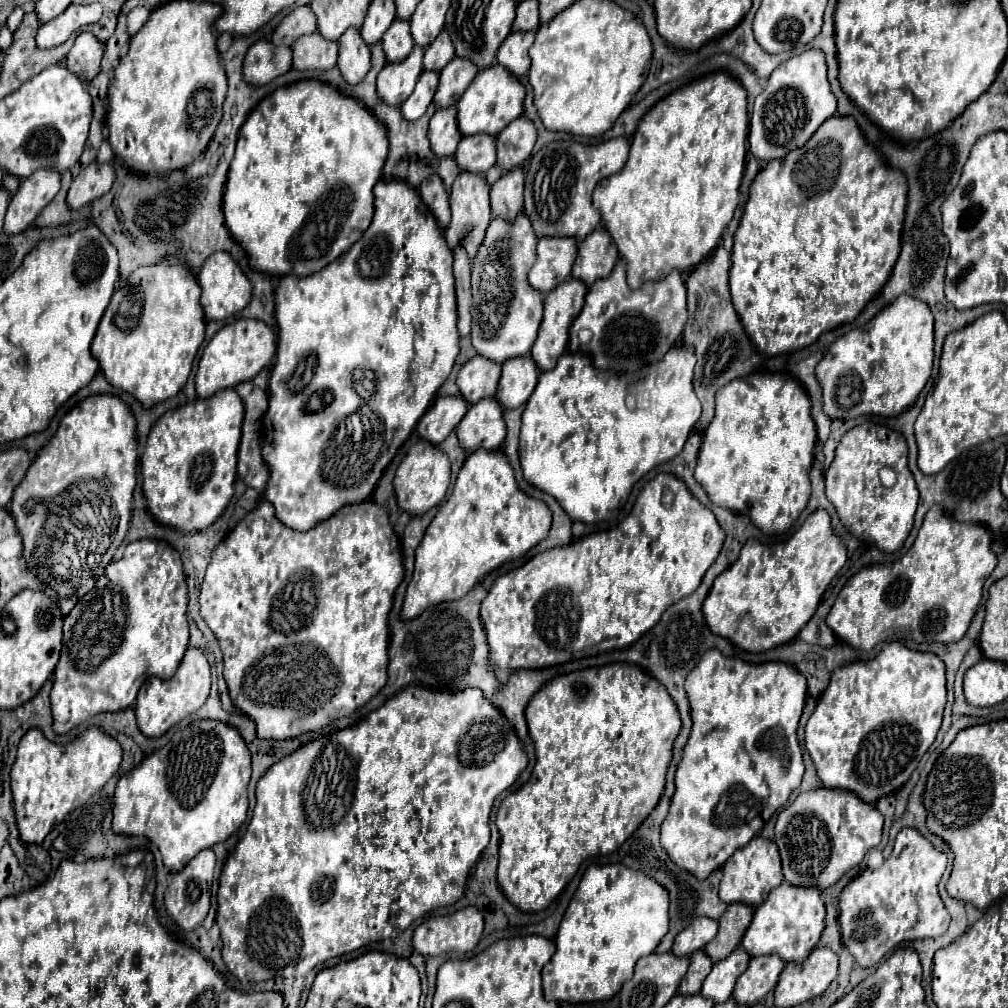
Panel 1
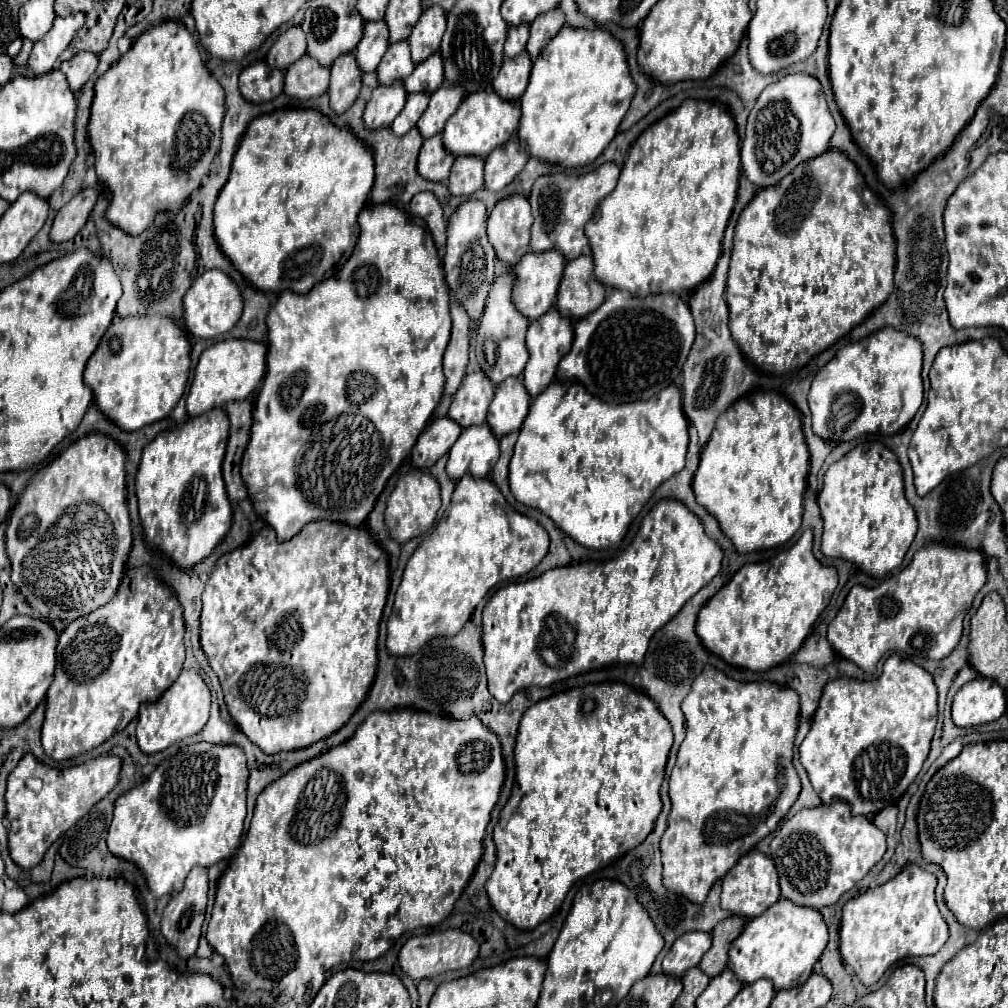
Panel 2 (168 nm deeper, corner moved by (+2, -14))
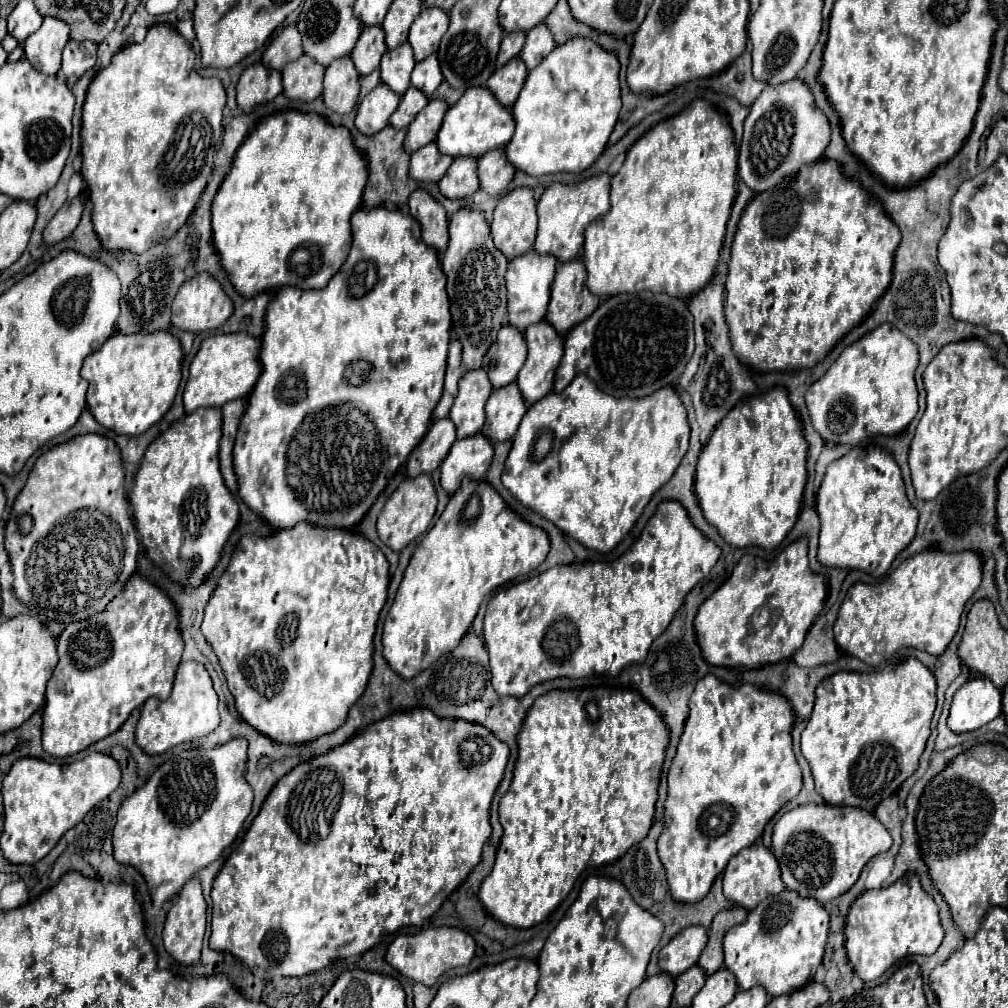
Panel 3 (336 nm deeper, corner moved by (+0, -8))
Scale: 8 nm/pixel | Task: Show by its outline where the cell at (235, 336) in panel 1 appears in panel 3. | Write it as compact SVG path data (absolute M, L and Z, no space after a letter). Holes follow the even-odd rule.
M249 333L211 335L203 339L201 349L191 361L189 379L183 391L185 413L193 413L197 407L223 407L227 401L245 399L261 373L259 365L259 339Z

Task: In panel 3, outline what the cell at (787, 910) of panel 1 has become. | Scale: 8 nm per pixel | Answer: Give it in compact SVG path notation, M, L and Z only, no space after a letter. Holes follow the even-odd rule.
M783 889L779 895L771 895L751 909L745 923L725 933L725 967L735 975L743 991L761 985L771 997L785 995L805 987L815 977L823 961L827 933L829 913L823 905L811 897L799 897L795 891Z

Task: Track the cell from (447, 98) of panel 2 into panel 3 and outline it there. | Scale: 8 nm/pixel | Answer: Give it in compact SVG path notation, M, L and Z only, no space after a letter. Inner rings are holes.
M433 99L427 103L427 107L415 117L415 121L409 125L409 131L405 135L405 151L415 153L423 145L435 141L435 135L441 127L441 121L447 113L447 105L441 99Z

